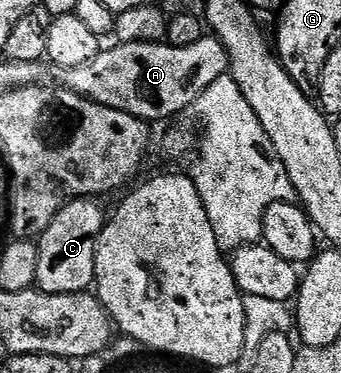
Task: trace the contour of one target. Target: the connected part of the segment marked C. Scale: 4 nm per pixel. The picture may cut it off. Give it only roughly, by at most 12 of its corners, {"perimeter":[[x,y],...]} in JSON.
{"perimeter":[[68,202],[37,237],[35,285],[76,294],[96,284],[107,213]]}

